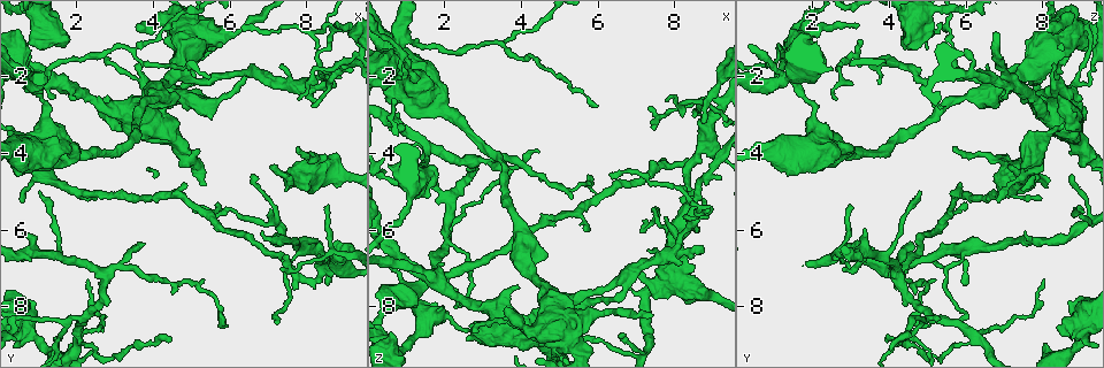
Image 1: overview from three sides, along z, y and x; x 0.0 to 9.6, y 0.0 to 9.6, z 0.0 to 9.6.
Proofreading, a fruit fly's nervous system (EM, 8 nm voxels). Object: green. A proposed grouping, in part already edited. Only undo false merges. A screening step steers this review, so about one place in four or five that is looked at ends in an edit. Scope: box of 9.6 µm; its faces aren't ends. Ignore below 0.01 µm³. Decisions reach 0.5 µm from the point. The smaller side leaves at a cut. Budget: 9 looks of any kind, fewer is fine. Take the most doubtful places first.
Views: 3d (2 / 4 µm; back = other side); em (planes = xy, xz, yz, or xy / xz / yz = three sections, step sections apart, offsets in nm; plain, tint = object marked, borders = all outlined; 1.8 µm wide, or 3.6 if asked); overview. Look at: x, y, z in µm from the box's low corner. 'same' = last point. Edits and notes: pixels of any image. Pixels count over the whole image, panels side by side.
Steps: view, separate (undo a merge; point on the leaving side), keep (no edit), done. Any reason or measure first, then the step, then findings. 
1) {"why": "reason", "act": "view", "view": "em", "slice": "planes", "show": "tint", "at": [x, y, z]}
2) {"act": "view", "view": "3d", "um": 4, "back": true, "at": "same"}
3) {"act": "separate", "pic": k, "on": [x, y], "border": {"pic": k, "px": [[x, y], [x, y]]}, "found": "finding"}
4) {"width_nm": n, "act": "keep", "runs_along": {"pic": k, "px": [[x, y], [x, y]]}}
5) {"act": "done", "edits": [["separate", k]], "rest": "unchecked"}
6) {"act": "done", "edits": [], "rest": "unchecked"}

{"why": "four-way junction", "act": "view", "view": "em", "slice": "planes", "show": "borders", "at": [2.00, 8.70, 6.10]}

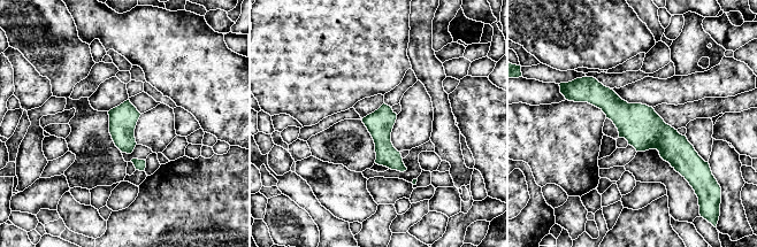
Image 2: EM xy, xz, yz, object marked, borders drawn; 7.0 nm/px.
{"width_nm": 190, "act": "keep", "runs_along": {"pic": 2, "px": [[578, 92], [604, 98], [695, 163]]}, "found": "continuous, no second neuron"}

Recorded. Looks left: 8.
{"why": "branch point", "act": "view", "view": "3d", "um": 4, "at": [7.85, 2.35, 6.60]}

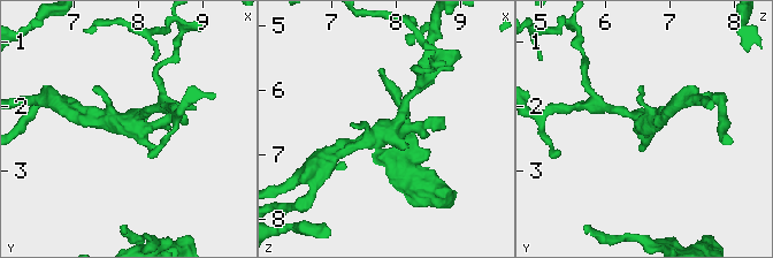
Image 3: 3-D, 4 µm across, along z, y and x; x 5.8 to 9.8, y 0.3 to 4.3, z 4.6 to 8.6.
{"act": "view", "view": "em", "slice": "planes", "show": "borders", "at": [7.90, 2.25, 6.60]}

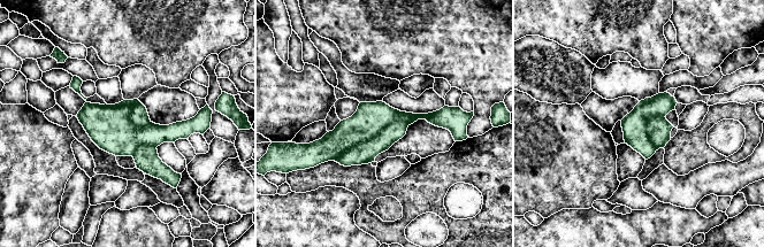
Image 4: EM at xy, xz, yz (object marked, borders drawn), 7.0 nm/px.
{"act": "separate", "pic": 4, "on": [371, 118], "part_leaving": {"pic": 4, "px": [[453, 117], [379, 114], [319, 144]]}, "found": "a second neuron is stuck on"}

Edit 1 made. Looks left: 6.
{"act": "done", "edits": [["separate", 4]], "rest": "unchecked"}

